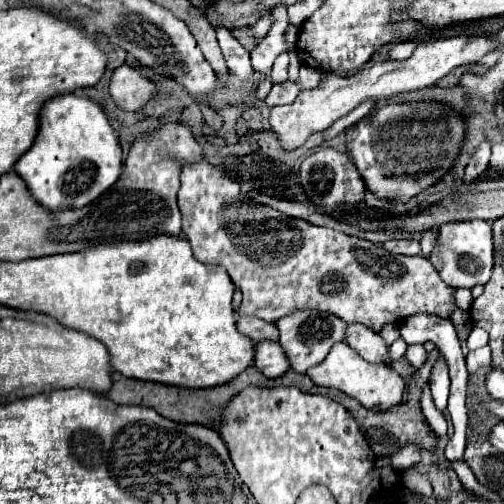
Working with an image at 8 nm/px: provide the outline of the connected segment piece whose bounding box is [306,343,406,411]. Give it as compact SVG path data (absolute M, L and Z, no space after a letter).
M336 343L332 347L332 351L328 353L328 357L306 371L306 375L320 387L334 387L344 391L346 395L358 399L364 407L368 409L376 409L376 411L388 411L396 405L400 405L402 395L404 395L404 379L386 365L374 365L364 361L348 343Z

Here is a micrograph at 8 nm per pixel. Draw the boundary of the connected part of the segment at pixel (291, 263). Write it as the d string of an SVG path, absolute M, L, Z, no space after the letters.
M208 161L182 165L178 207L182 213L182 231L192 245L194 257L200 263L222 265L232 277L232 283L242 289L244 297L238 315L252 315L268 323L276 323L288 313L316 309L334 313L346 323L362 323L374 331L380 331L382 325L400 323L420 311L448 317L454 309L454 289L440 279L432 263L422 255L392 255L380 243L316 227L302 219L288 217L272 207L260 205L238 191L238 181L228 179L222 169L210 165Z

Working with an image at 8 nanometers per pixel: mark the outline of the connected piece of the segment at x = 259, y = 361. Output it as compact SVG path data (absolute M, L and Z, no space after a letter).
M272 341L256 343L256 359L254 359L254 365L268 379L282 377L290 369L288 359L284 357L284 349L280 349L280 343L272 343Z

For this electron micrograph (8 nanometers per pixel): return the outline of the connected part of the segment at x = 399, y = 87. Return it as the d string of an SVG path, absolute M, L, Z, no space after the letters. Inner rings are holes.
M450 37L450 39L440 39L434 43L418 45L414 49L412 57L406 61L378 61L372 67L364 67L352 75L322 73L320 81L318 81L318 71L302 65L300 75L298 75L300 63L290 61L290 69L288 69L290 79L298 77L298 81L284 81L280 85L274 85L272 91L268 93L268 97L264 99L266 105L272 107L270 129L276 133L280 147L284 151L294 151L294 149L302 147L310 135L330 127L332 121L340 119L344 113L350 113L358 103L362 103L366 99L386 101L400 93L436 85L442 77L446 77L454 69L476 63L478 59L482 59L484 55L494 51L496 47L498 47L498 41L490 39L490 37ZM304 89L310 89L310 91L304 91ZM288 103L292 103L292 105L288 105ZM276 105L282 105L282 107L276 107Z

